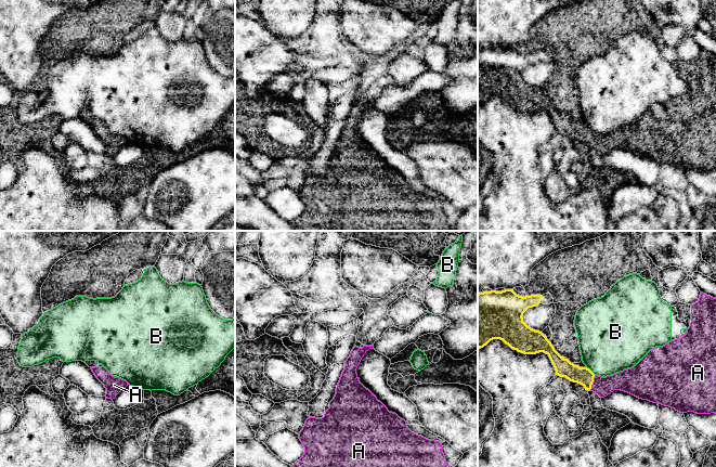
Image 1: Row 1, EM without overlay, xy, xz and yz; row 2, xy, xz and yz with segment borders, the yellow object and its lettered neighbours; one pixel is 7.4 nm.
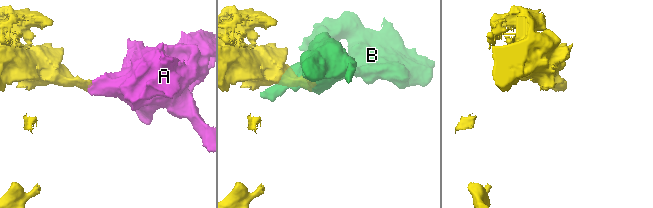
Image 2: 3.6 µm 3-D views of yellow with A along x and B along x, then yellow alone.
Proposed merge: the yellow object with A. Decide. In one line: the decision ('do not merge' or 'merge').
merge

